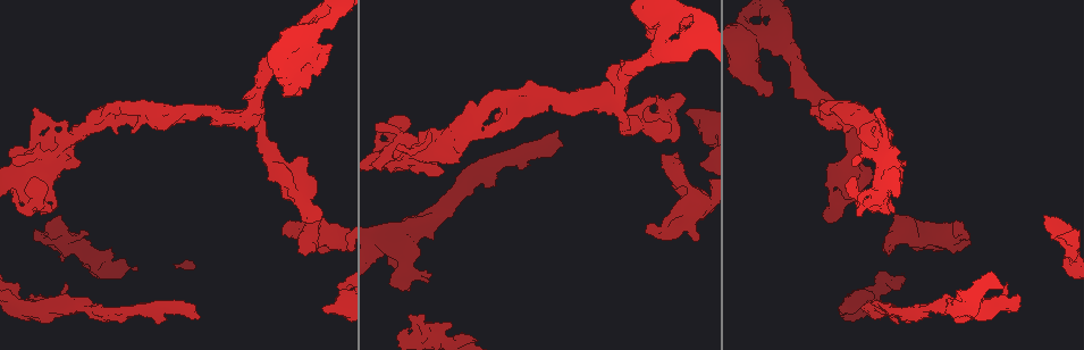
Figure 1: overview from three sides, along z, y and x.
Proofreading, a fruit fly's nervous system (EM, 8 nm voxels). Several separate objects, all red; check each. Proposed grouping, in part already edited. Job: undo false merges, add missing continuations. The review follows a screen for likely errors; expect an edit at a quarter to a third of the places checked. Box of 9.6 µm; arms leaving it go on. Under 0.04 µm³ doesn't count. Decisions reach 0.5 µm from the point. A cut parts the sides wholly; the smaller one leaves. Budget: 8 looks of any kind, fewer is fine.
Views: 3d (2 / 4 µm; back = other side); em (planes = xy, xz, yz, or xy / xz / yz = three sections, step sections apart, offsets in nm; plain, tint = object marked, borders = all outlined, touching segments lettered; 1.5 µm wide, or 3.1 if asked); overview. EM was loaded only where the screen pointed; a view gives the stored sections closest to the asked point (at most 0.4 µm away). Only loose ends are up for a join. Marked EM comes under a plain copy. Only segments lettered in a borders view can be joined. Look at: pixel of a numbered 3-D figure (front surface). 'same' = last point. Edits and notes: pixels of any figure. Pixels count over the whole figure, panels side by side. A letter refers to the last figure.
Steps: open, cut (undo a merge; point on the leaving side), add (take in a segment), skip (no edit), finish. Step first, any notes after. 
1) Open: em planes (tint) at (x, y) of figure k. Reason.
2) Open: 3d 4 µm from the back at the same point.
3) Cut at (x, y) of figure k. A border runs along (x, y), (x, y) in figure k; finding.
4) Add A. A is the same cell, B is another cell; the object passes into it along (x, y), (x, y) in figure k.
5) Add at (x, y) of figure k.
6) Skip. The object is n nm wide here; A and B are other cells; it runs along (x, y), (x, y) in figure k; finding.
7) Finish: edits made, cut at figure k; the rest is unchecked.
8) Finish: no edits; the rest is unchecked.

Open: 3d 4 µm at (419, 252) of figure 1. Stops while still wide.

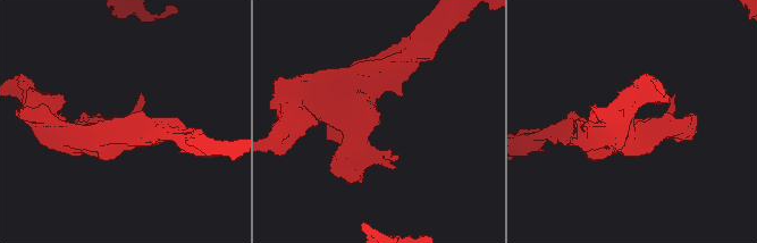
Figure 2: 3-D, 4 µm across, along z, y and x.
Open: em xz step 4 (borders) at (380, 115) of figure 2.

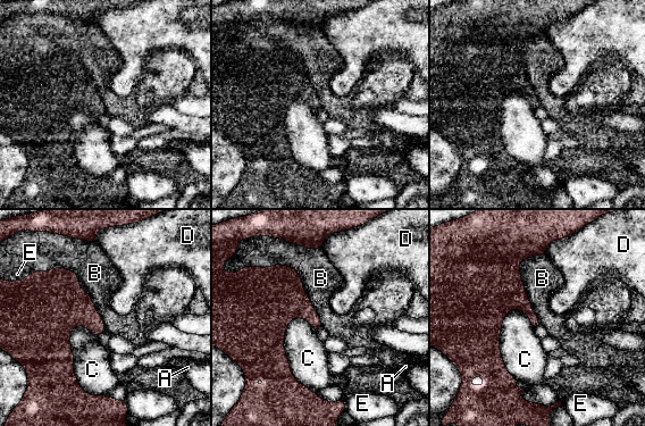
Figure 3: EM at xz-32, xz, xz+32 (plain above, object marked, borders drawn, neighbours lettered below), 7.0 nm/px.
Skip. A, B, C, D and E are other cells; a border runs along (524, 285), (530, 308), (538, 322) in figure 3; no lettered segment goes on from it.

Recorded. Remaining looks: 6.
Open: em planes (borders) at (396, 335) of figure 1.

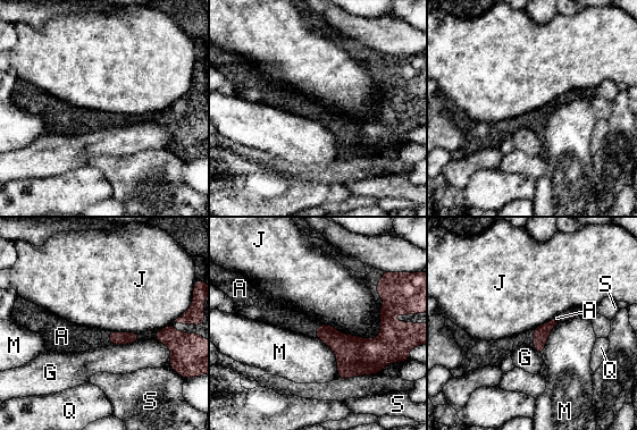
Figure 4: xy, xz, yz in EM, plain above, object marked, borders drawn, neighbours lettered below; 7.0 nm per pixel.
Add A. A is the same cell, G, J, M, Q and S are other cells; it goes on there.

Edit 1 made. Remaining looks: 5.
Open: em planes (borders) at (661, 157) of figure 1. An open end.

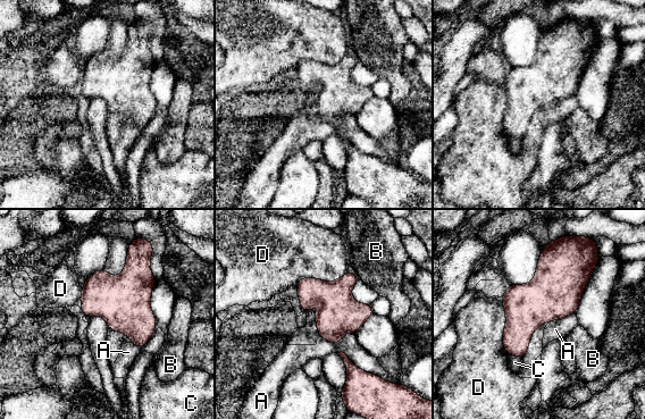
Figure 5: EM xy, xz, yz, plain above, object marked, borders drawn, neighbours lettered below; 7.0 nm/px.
Skip. The object is 190 nm wide here; A, B, C and D are other cells; a border runs along (501, 301), (508, 353) in figure 5; no lettered segment goes on from it.

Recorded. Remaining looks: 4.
Open: em xz step 8 (borders) at (286, 227) of figure 1. An open end.

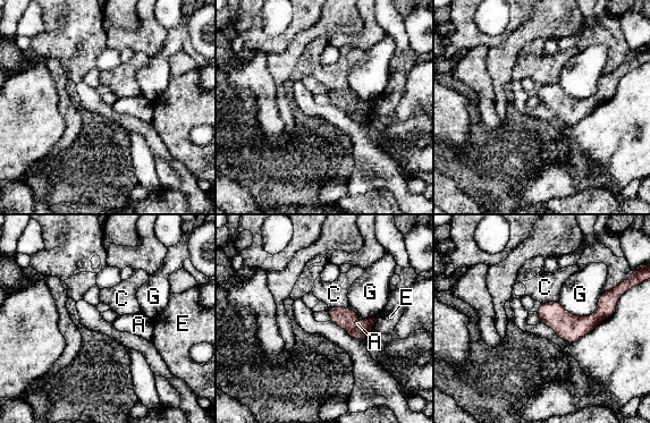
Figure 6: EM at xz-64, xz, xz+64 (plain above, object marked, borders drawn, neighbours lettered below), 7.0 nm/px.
Open: em planes (borders) at the same point. Cut it another way.

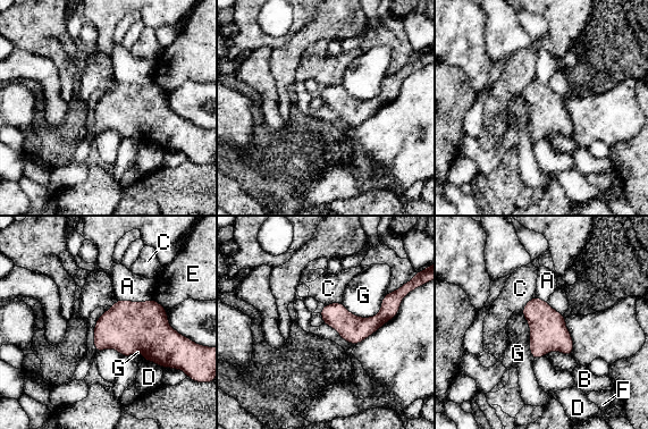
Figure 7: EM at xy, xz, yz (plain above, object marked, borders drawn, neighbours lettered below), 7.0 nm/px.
Skip. A, B, C, D, E, F and G are other cells; it runs along (392, 312), (373, 324), (324, 313) in figure 7; none of them fits.

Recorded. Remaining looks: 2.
Finish: edits made, add at figure 4; the rest is unchecked.

